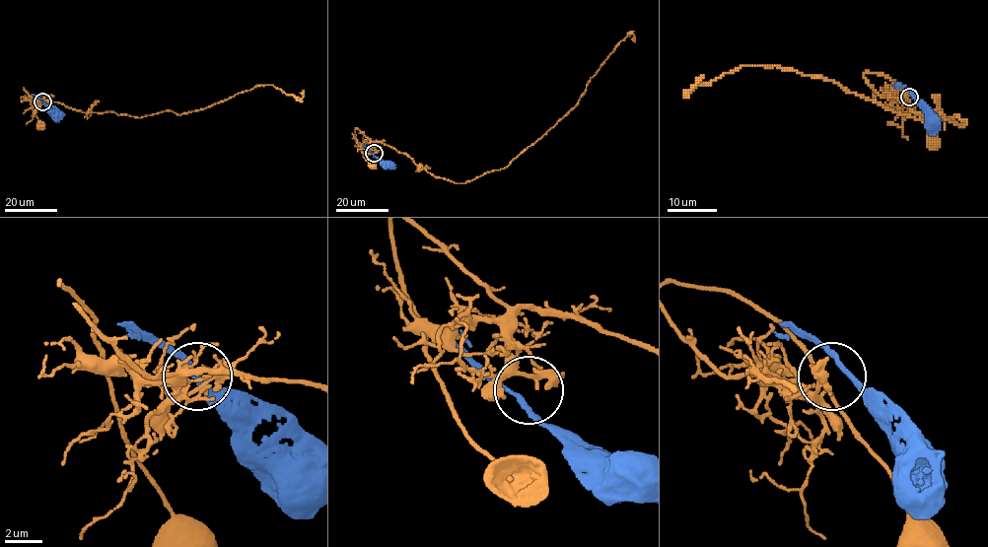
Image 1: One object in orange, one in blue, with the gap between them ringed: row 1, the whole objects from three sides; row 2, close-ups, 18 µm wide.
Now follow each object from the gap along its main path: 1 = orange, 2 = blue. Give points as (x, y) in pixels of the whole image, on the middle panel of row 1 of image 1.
1: (375, 151), (371, 141), (354, 128), (363, 156), (372, 165)
2: (373, 153), (388, 165)

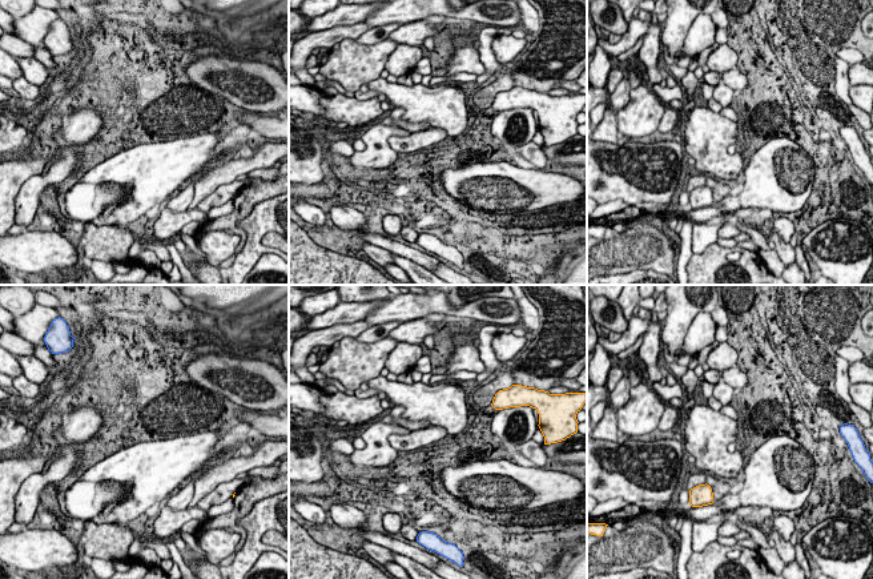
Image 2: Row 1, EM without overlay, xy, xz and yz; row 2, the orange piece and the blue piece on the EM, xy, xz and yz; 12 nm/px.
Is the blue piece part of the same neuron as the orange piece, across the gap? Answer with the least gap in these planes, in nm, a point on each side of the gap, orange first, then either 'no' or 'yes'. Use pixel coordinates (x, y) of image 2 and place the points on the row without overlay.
1650 nm apart; from orange across xz (544, 145), (454, 246); no

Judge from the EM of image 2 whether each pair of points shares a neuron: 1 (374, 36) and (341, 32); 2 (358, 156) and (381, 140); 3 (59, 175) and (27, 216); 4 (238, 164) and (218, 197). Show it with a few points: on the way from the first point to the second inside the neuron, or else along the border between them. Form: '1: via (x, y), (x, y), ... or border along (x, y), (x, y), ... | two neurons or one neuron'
1: border along (371, 28), (355, 39) | two neurons
2: via (363, 155), (375, 143) | one neuron
3: via (47, 180), (28, 197), (27, 204) | one neuron
4: border along (238, 177), (221, 184), (200, 201) | two neurons

